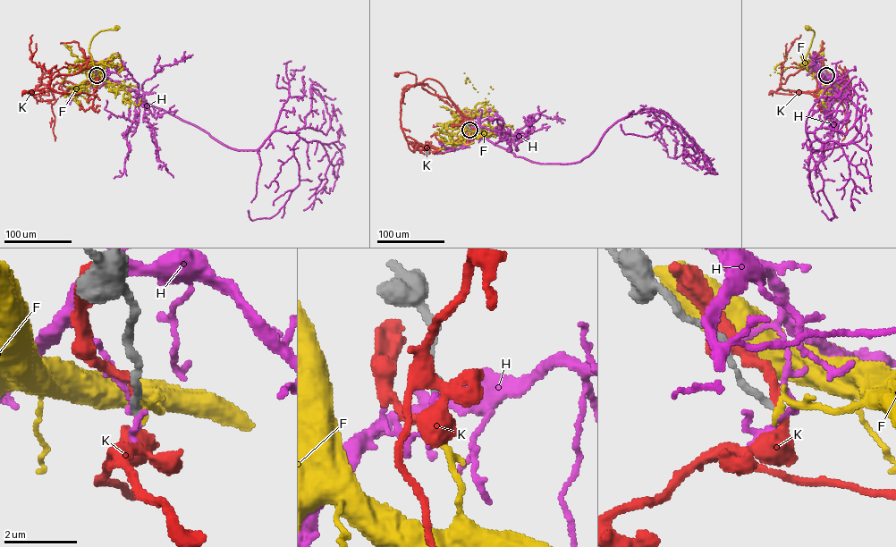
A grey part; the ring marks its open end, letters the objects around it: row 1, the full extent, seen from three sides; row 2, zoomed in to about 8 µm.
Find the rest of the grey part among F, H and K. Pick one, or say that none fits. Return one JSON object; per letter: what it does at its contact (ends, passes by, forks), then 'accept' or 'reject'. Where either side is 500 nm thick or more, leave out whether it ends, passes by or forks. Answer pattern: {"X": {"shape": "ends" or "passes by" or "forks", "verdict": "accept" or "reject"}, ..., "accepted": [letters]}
{"F": {"shape": "ends", "verdict": "reject"}, "H": {"shape": "forks", "verdict": "reject"}, "K": {"shape": "passes by", "verdict": "reject"}, "accepted": []}

